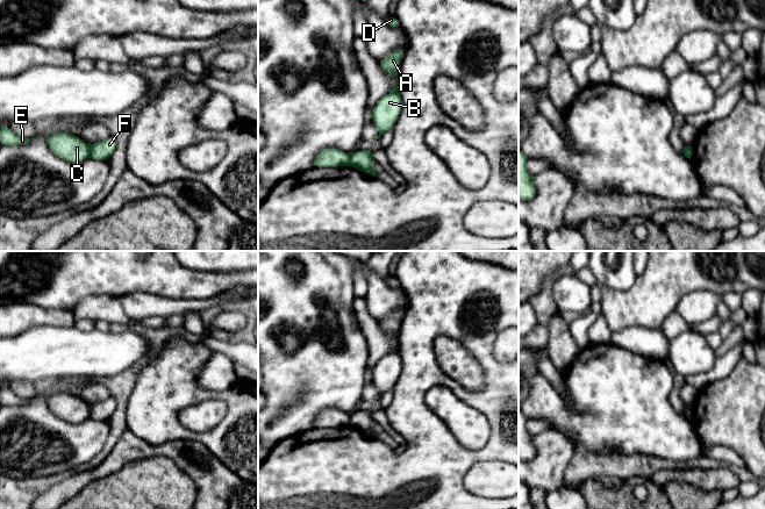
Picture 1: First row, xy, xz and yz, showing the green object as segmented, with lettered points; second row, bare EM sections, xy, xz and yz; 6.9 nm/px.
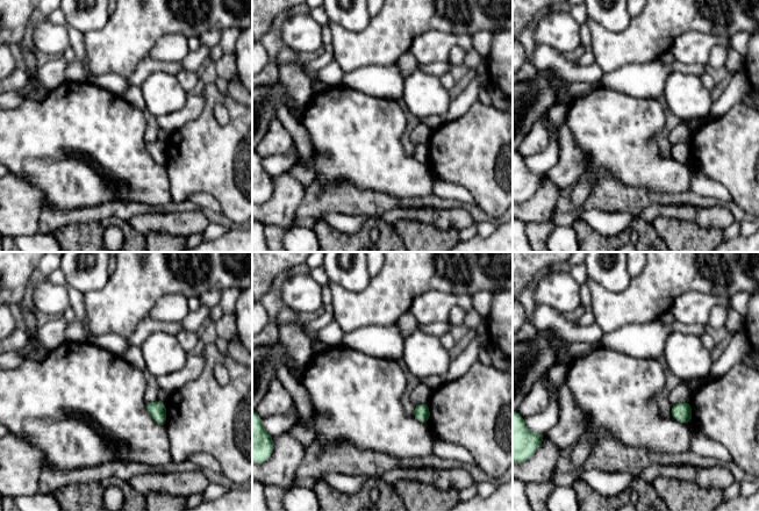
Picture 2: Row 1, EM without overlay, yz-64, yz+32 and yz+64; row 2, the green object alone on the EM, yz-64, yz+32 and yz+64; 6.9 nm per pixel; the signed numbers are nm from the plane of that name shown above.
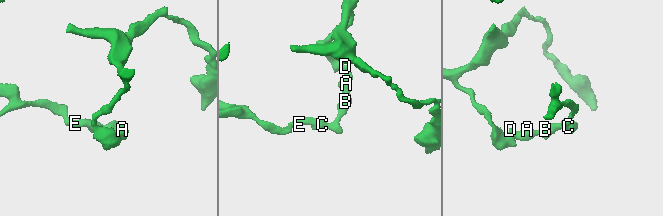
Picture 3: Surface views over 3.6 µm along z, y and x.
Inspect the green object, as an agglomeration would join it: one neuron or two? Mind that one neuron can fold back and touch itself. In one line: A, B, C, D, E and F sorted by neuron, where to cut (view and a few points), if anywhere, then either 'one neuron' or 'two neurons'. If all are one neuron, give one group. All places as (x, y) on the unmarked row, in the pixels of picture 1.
A B D F / C E | xy (91, 406), (88, 416) | two neurons

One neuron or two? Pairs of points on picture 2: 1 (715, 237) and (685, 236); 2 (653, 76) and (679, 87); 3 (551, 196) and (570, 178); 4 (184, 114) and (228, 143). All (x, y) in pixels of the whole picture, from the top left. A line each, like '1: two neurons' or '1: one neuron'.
1: one neuron
2: two neurons
3: two neurons
4: two neurons

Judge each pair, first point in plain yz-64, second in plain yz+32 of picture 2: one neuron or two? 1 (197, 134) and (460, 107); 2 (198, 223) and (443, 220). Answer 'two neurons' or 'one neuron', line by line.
1: two neurons
2: one neuron

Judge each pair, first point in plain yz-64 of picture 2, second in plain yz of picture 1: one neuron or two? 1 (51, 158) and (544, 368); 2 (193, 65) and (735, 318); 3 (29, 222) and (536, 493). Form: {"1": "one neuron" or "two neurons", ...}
{"1": "two neurons", "2": "two neurons", "3": "two neurons"}

